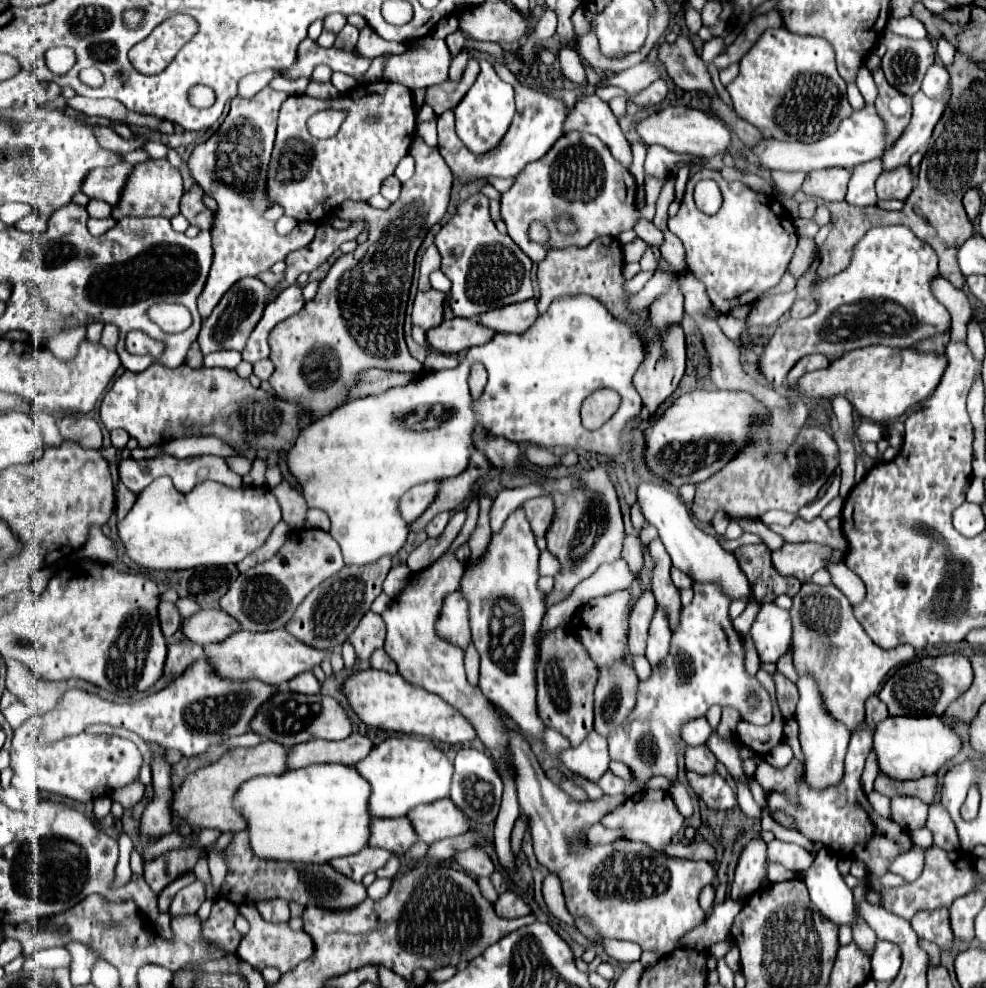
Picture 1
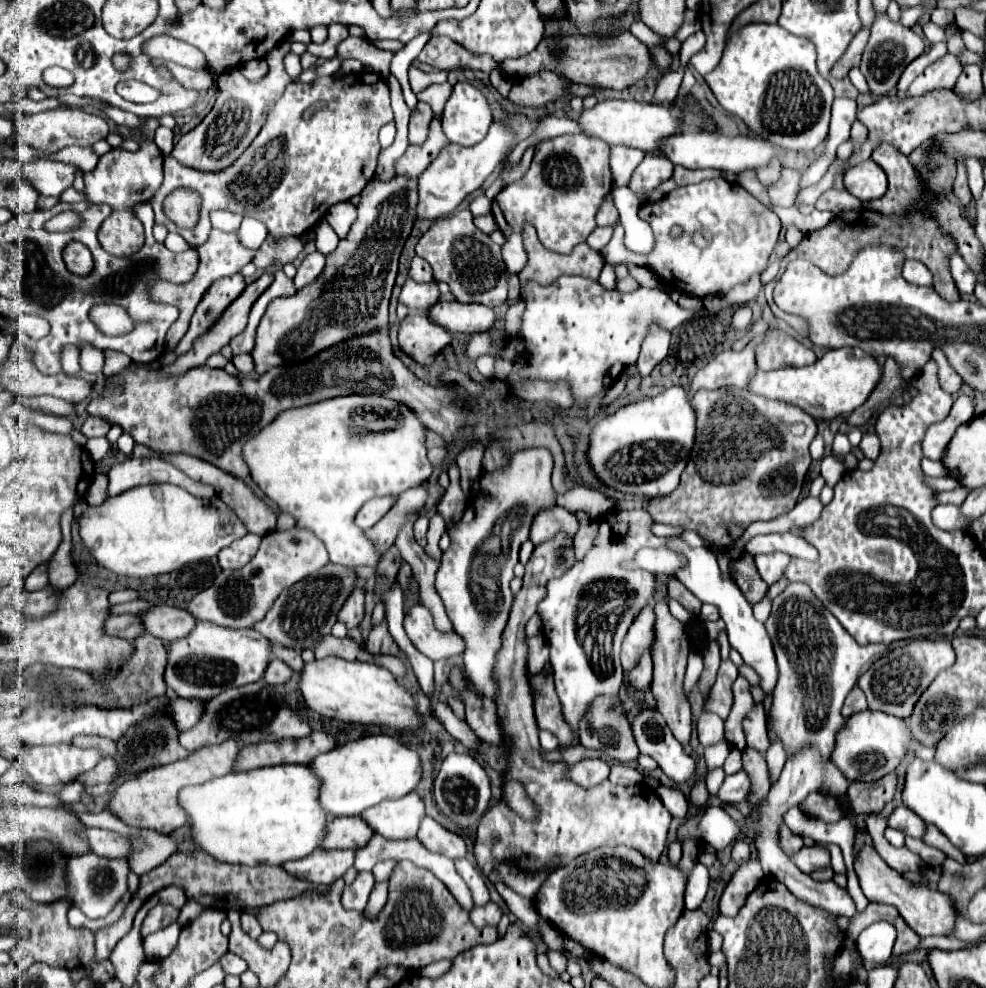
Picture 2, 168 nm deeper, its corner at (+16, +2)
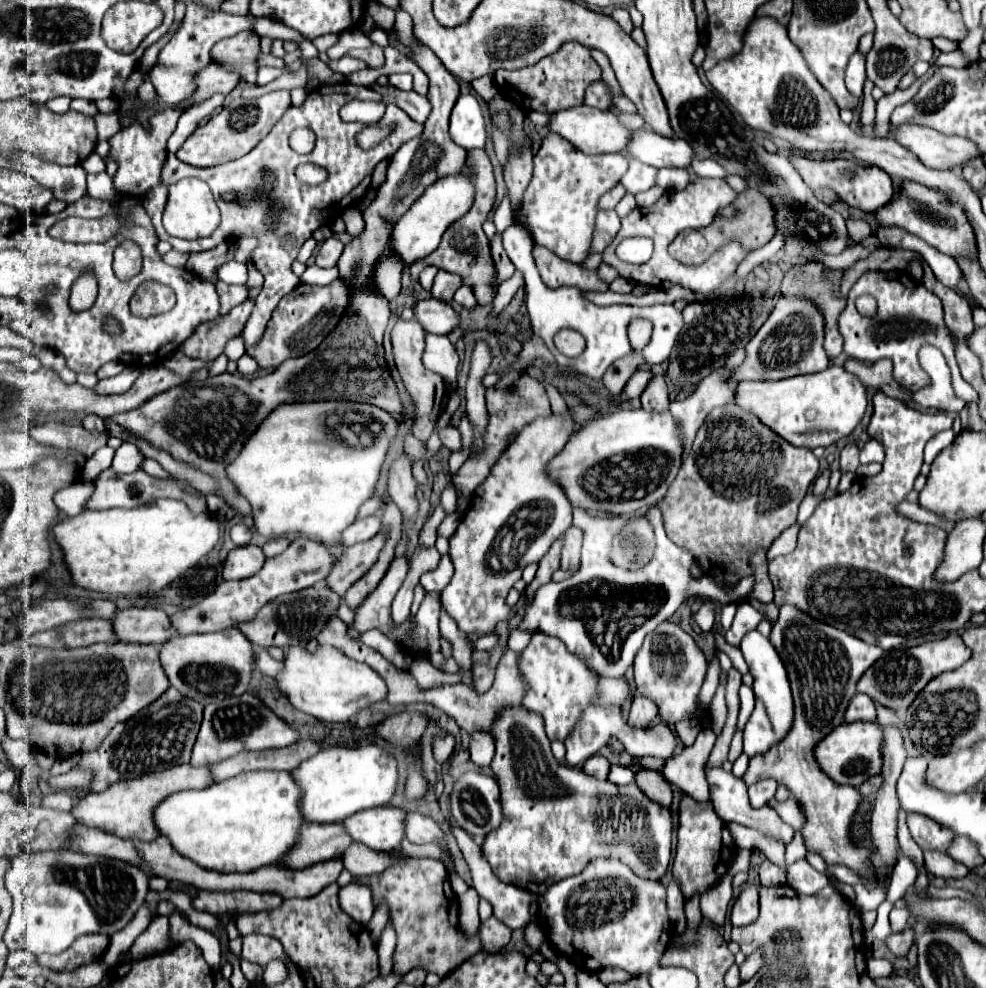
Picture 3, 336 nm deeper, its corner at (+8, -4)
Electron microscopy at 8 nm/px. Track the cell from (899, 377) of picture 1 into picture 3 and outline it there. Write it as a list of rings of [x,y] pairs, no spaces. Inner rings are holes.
[[[830,366],[824,372],[816,372],[808,376],[792,376],[788,380],[778,380],[778,382],[744,380],[736,388],[736,404],[744,410],[754,412],[766,426],[772,426],[772,430],[784,436],[784,440],[788,440],[790,444],[816,448],[816,446],[830,446],[838,442],[840,438],[846,438],[856,428],[856,424],[862,420],[862,412],[868,406],[868,398],[866,398],[866,386],[854,374],[846,372],[844,366]],[[822,430],[834,432],[834,438],[824,440]]]

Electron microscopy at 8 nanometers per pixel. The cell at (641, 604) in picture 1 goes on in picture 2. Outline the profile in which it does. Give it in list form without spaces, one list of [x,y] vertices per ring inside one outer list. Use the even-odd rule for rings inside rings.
[[[652,606],[644,608],[634,624],[630,626],[624,642],[622,642],[622,668],[624,672],[630,672],[636,666],[636,660],[644,654],[644,650],[652,650],[652,624],[656,614],[652,612]]]

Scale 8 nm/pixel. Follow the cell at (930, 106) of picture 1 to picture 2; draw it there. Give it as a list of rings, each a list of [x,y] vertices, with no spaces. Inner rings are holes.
[[[946,54],[940,60],[936,60],[934,64],[930,64],[914,82],[906,92],[898,92],[898,96],[920,96],[928,90],[936,90],[936,88],[952,88],[958,80],[958,76],[962,74],[962,62],[956,54]]]

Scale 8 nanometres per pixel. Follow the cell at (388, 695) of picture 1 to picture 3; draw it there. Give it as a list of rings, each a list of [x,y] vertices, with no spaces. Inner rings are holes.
[[[318,646],[314,654],[306,648],[292,648],[286,652],[284,670],[278,674],[280,690],[290,698],[292,706],[304,714],[318,718],[320,722],[348,722],[370,704],[384,702],[388,698],[388,686],[380,674],[370,666],[350,660],[332,646]]]

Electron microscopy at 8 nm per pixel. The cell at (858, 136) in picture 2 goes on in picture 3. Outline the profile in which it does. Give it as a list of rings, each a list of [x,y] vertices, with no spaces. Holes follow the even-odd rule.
[[[866,80],[866,86],[864,86],[864,98],[862,98],[862,124],[874,124],[874,118],[876,118],[876,102],[874,98],[870,96],[870,90],[874,88],[872,82]]]

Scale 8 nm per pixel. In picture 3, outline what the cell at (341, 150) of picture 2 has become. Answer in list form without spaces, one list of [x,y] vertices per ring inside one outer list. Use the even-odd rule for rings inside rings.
[[[356,84],[318,86],[316,90],[312,90],[308,94],[304,104],[290,106],[284,112],[284,116],[278,120],[278,124],[270,130],[270,134],[254,150],[250,150],[244,158],[238,158],[228,164],[220,164],[220,166],[212,166],[212,168],[194,168],[190,164],[180,162],[174,154],[168,154],[168,158],[164,162],[164,170],[162,170],[164,182],[156,190],[152,190],[152,194],[148,194],[148,198],[142,202],[144,208],[148,208],[148,214],[156,226],[160,240],[168,240],[172,244],[172,248],[176,248],[180,252],[210,250],[210,248],[218,246],[220,242],[228,240],[230,234],[238,234],[238,236],[256,234],[258,236],[260,246],[254,250],[252,262],[264,274],[264,288],[256,296],[254,312],[252,312],[250,320],[246,322],[246,328],[242,334],[246,348],[252,348],[260,342],[272,310],[278,306],[278,302],[286,294],[290,294],[300,284],[298,276],[294,276],[290,266],[296,260],[300,246],[314,234],[314,230],[318,230],[320,226],[326,224],[324,210],[332,202],[336,202],[336,212],[342,212],[344,208],[352,206],[352,202],[362,200],[372,182],[372,170],[376,168],[376,164],[384,158],[390,158],[404,142],[416,138],[422,132],[422,126],[412,122],[412,118],[408,118],[408,114],[404,114],[404,110],[400,110],[396,104],[386,104],[386,114],[376,124],[376,128],[392,126],[392,134],[386,140],[382,140],[380,144],[376,144],[374,148],[364,150],[356,142],[356,134],[362,130],[362,124],[348,124],[348,122],[342,122],[338,116],[340,108],[354,98],[380,102],[382,94],[378,94],[372,88],[356,86]],[[296,128],[310,128],[316,134],[316,146],[306,156],[294,152],[288,144],[290,132]],[[304,162],[312,162],[312,164],[324,168],[328,172],[328,178],[316,186],[302,182],[300,178],[296,178],[296,168]],[[184,176],[196,176],[196,178],[204,180],[210,186],[214,200],[218,202],[218,208],[222,212],[220,226],[208,238],[200,238],[200,240],[172,238],[166,234],[166,230],[162,226],[162,212],[164,212],[166,198],[168,198],[168,186],[176,184]]]

